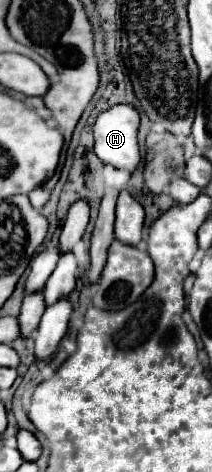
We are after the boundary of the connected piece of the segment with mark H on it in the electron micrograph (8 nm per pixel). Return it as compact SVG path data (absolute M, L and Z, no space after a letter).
M113 105L103 111L95 125L95 153L103 163L133 171L139 165L141 153L137 143L141 115L133 105Z

